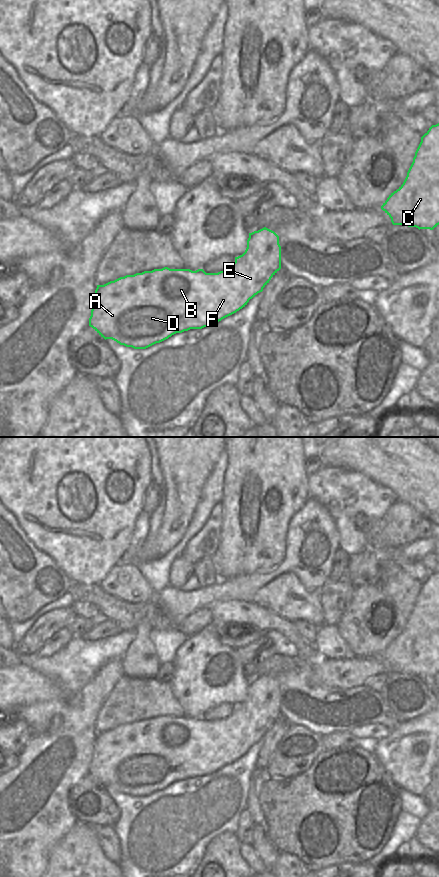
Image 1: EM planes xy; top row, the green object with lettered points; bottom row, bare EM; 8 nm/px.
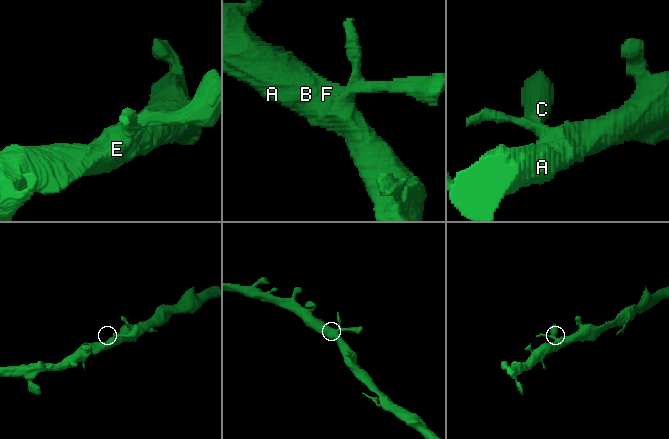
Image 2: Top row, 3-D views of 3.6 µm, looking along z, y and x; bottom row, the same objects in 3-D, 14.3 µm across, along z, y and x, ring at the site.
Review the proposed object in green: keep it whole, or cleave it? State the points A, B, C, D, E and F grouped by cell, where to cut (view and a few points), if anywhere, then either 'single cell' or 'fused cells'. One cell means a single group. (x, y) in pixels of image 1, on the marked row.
A B C D E F; no cut; single cell

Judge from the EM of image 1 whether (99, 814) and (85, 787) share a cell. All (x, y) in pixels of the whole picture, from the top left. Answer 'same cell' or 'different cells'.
same cell

